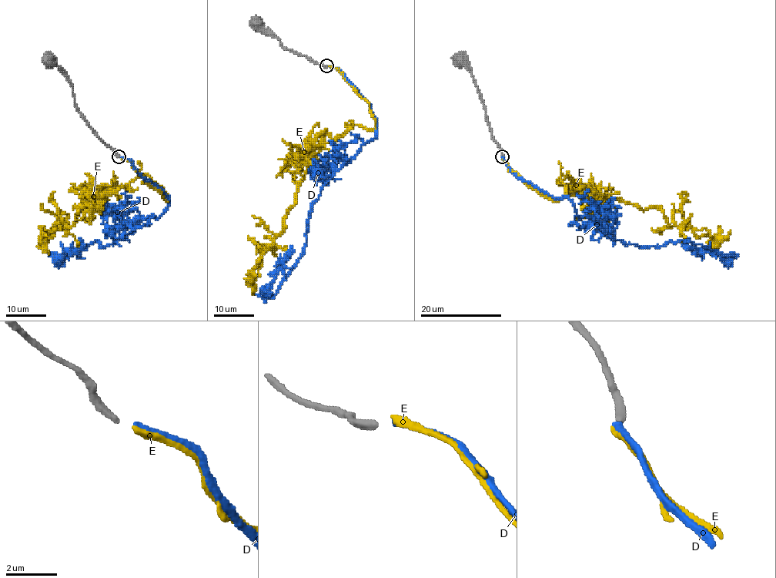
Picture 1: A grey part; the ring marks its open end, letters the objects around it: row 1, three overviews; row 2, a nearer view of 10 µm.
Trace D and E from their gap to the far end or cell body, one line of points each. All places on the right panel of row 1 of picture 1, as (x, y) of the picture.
D: (502, 156), (520, 177), (568, 198), (579, 217), (624, 243), (689, 240), (734, 255), (691, 248), (690, 238)
E: (501, 157), (555, 201), (565, 195), (563, 175), (641, 209), (657, 206), (670, 225), (715, 237), (730, 230)

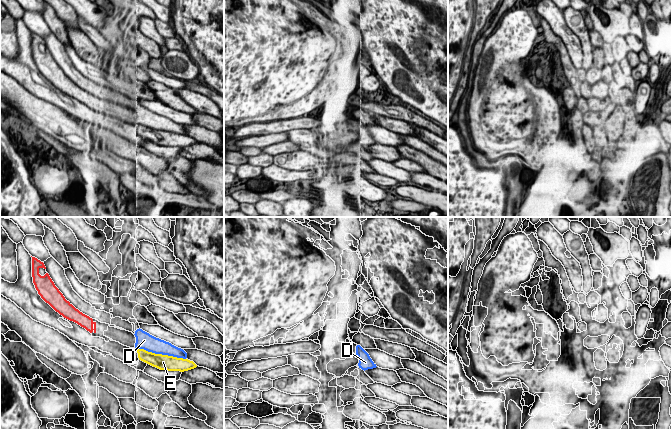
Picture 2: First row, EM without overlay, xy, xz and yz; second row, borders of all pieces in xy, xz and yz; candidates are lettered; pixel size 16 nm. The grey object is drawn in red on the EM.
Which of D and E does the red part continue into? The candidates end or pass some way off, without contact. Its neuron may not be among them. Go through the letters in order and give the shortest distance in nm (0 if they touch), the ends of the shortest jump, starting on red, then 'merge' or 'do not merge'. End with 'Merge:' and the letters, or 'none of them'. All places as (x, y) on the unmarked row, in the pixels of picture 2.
D: 600 nm | xy (95, 108), (134, 110) | do not merge
E: 700 nm | xy (95, 108), (137, 125) | merge
Merge: E

